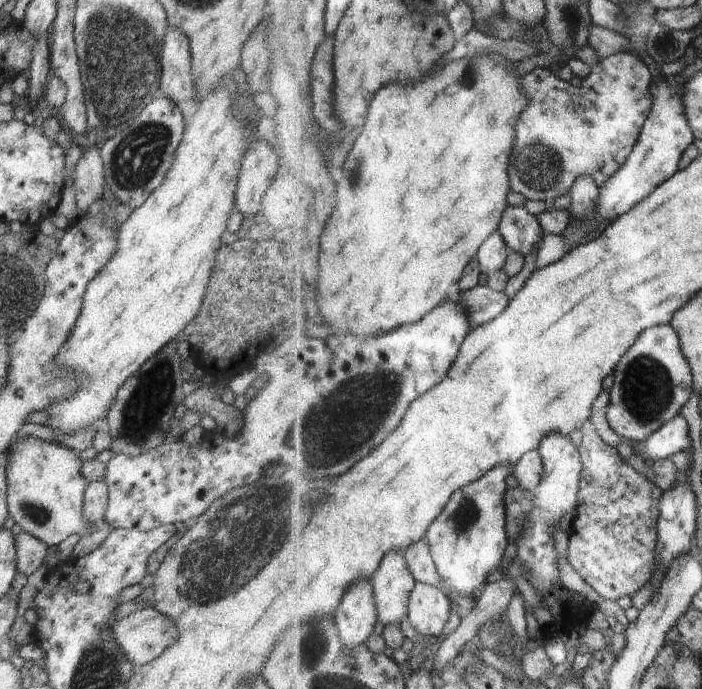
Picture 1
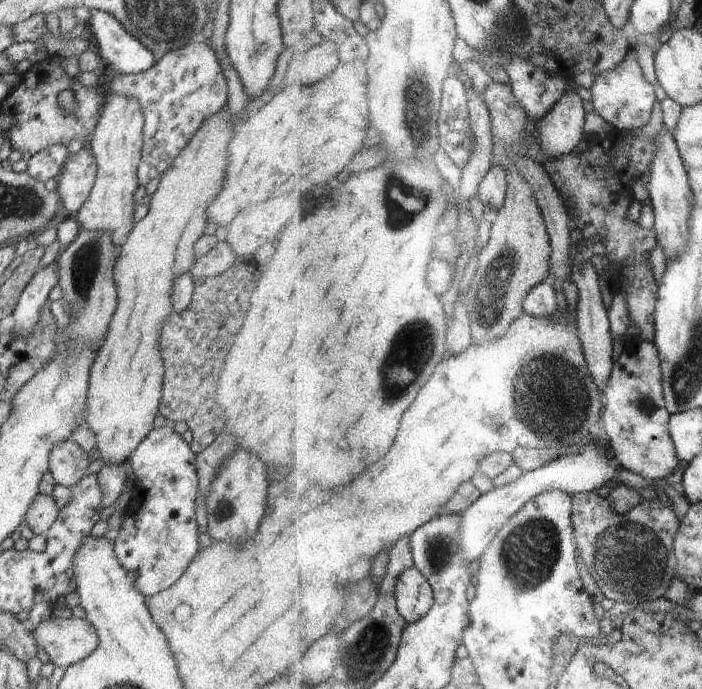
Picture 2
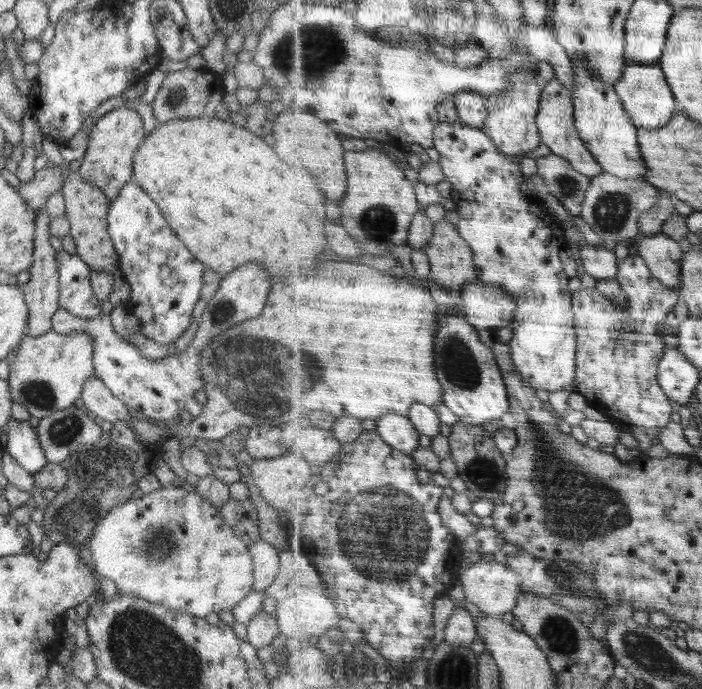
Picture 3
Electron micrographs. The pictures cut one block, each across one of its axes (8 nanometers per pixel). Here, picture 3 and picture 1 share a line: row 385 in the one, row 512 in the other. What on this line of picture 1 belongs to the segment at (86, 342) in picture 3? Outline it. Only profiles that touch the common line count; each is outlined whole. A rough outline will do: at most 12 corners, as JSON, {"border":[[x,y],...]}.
{"border":[[12,440],[7,510],[48,547],[99,528],[84,517],[77,453]]}

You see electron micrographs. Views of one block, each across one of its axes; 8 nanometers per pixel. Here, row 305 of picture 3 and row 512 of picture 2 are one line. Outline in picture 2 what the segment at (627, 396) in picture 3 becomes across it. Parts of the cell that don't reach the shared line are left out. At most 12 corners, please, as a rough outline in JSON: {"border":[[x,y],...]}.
{"border":[[573,495],[582,562],[627,608],[665,598],[680,532],[659,498]]}

